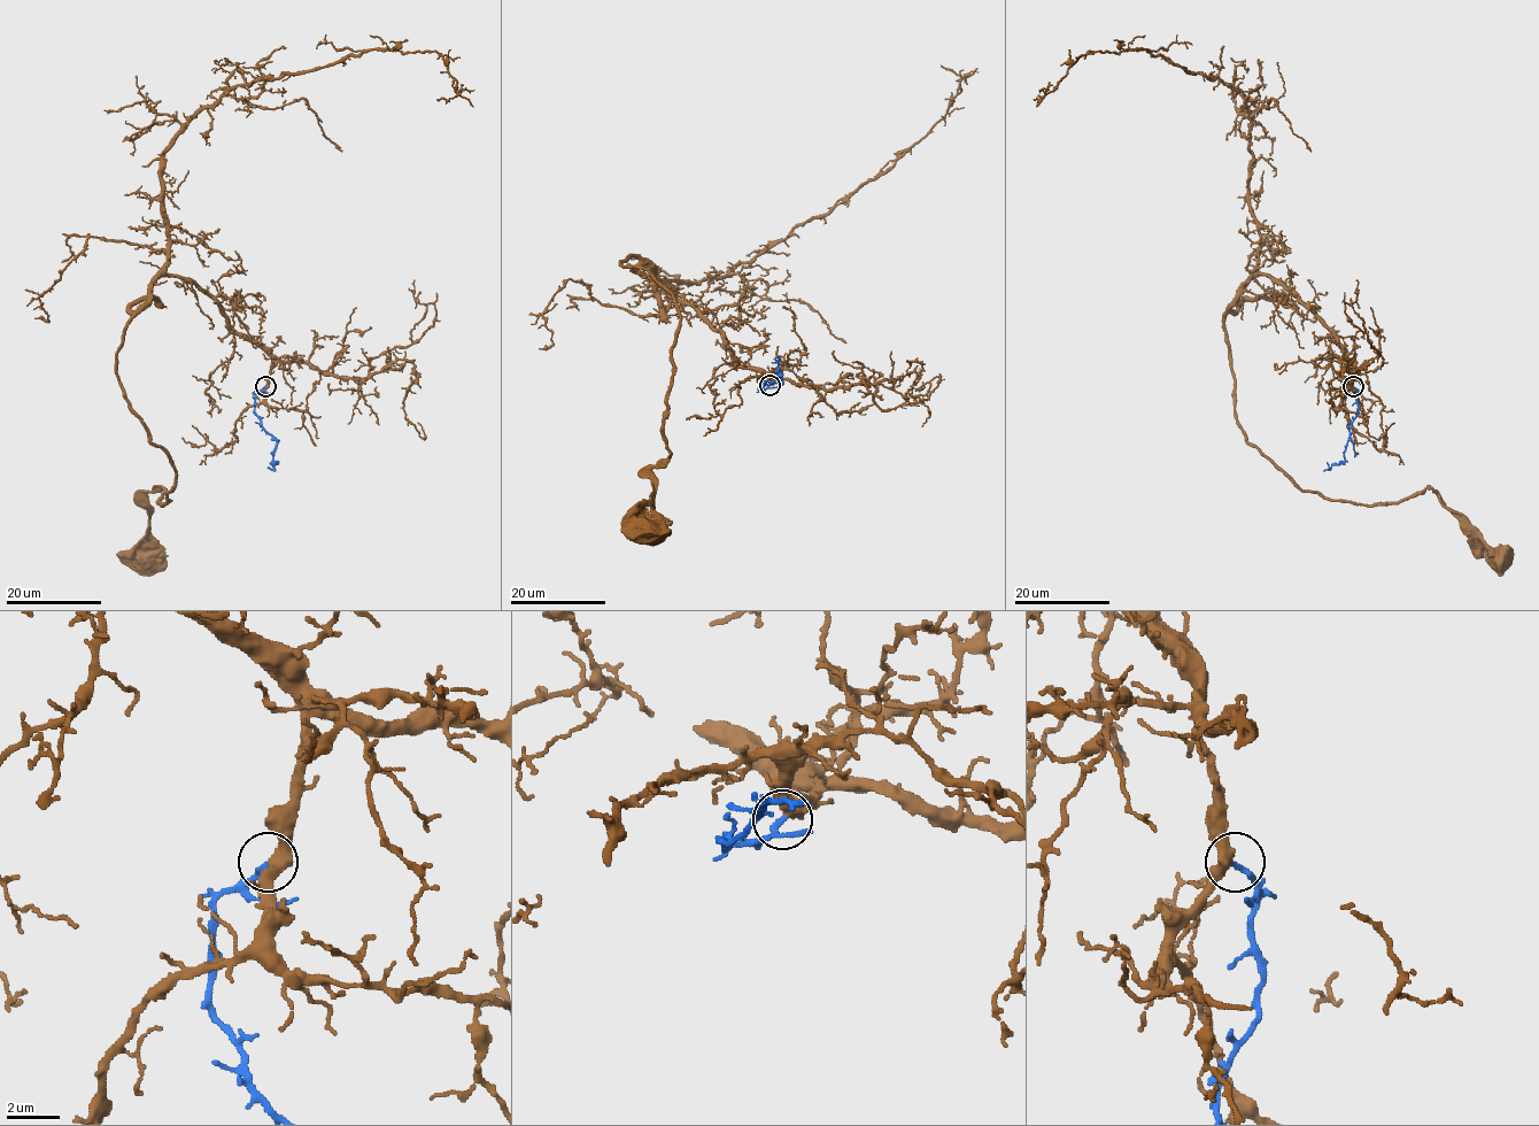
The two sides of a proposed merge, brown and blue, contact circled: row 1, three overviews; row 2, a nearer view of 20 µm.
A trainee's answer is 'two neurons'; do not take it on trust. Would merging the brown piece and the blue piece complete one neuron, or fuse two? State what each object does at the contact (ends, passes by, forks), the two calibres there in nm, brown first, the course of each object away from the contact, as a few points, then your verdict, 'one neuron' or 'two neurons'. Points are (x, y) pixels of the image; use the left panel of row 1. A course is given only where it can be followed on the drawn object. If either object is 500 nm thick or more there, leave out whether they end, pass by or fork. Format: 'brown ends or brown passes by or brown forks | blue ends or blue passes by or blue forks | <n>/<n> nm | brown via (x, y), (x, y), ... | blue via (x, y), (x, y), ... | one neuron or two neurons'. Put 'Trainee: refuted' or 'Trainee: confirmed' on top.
Trainee: refuted
brown passes by | blue ends | 440/240 nm | brown via (264, 386), (271, 357), (162, 275), (116, 357), (175, 471), (163, 506), (147, 494), (147, 561) | blue via (264, 386), (255, 393), (255, 415), (277, 446), (273, 471) | one neuron

